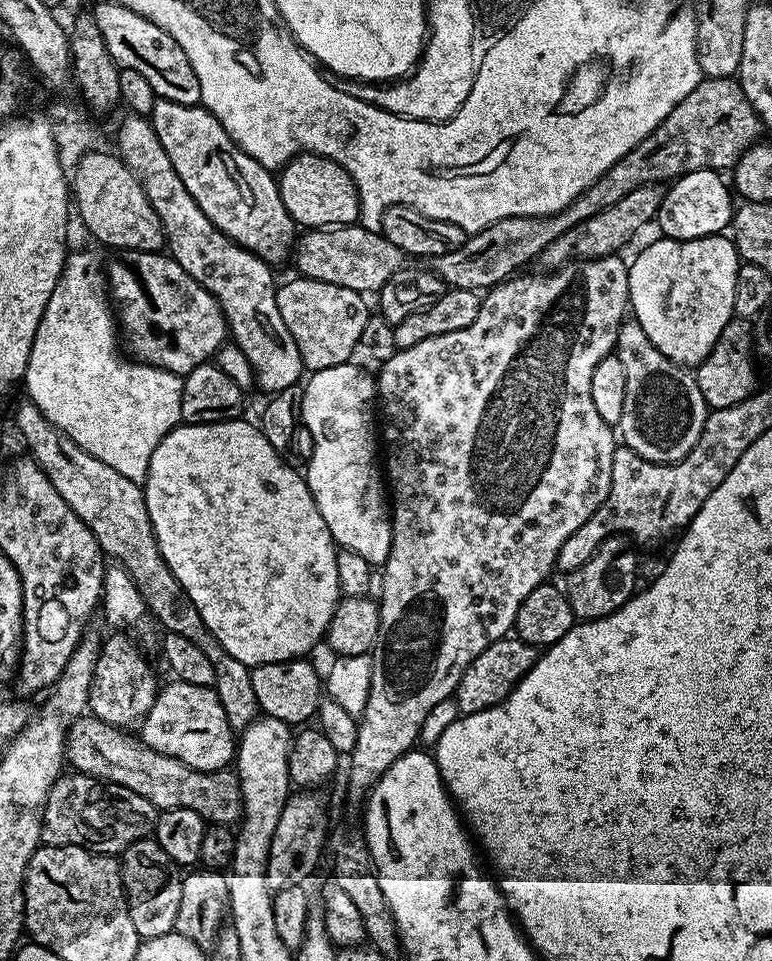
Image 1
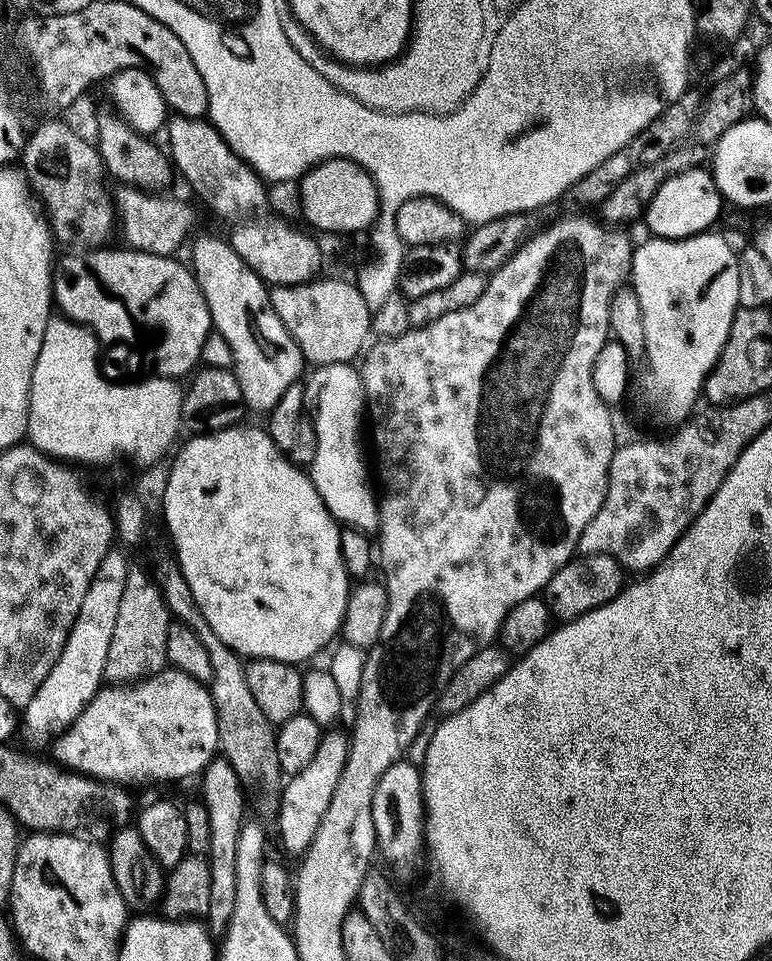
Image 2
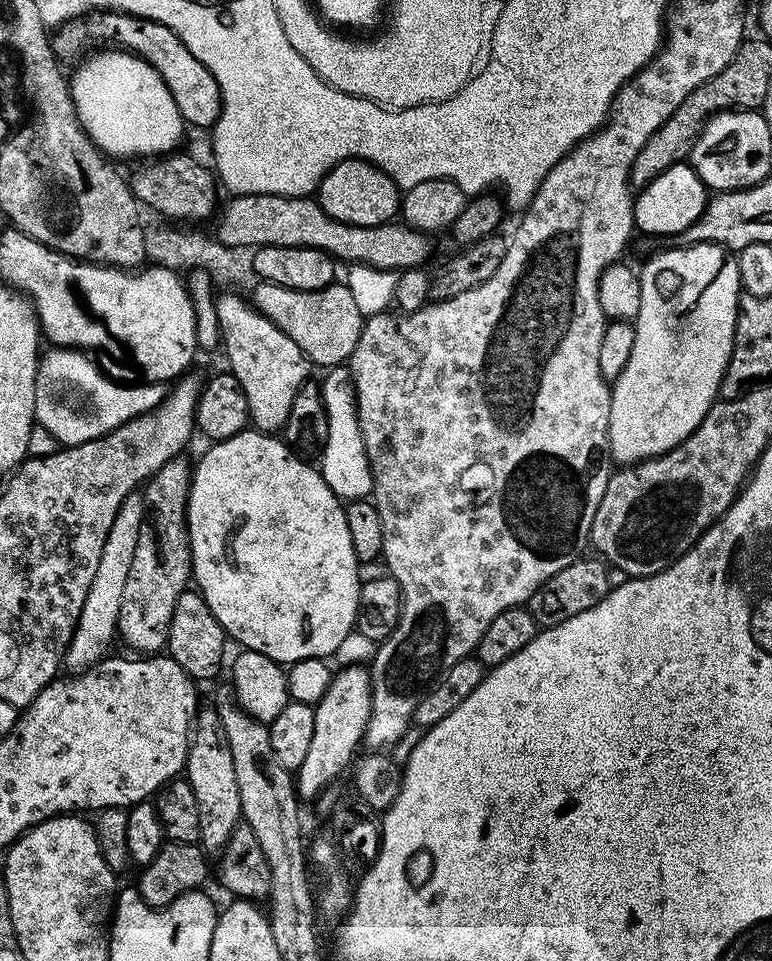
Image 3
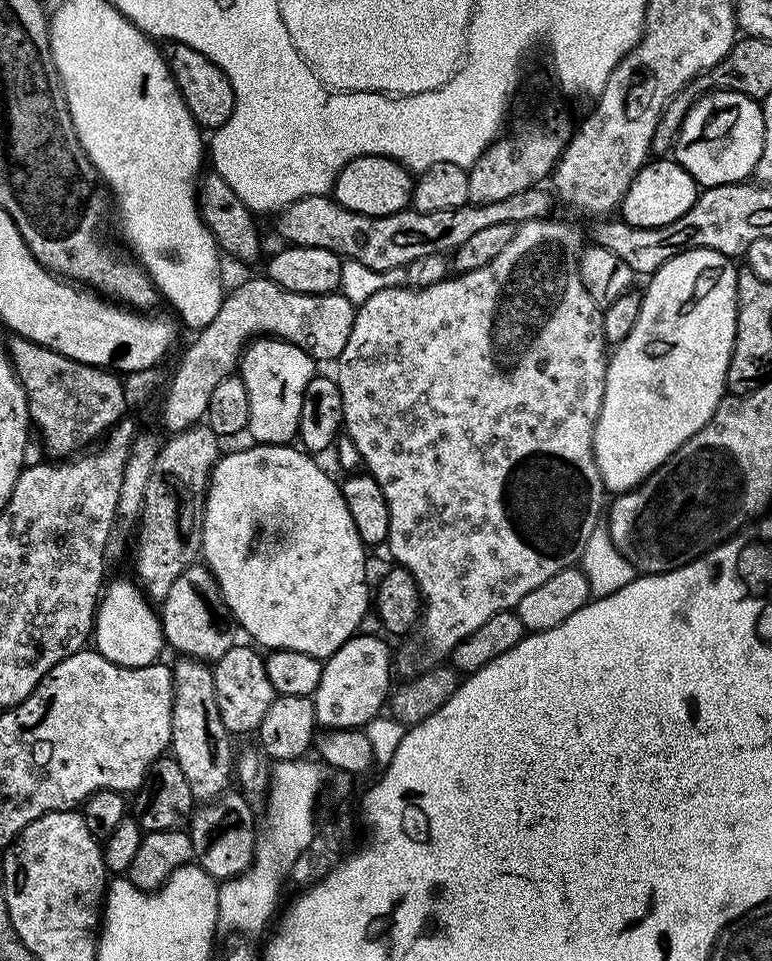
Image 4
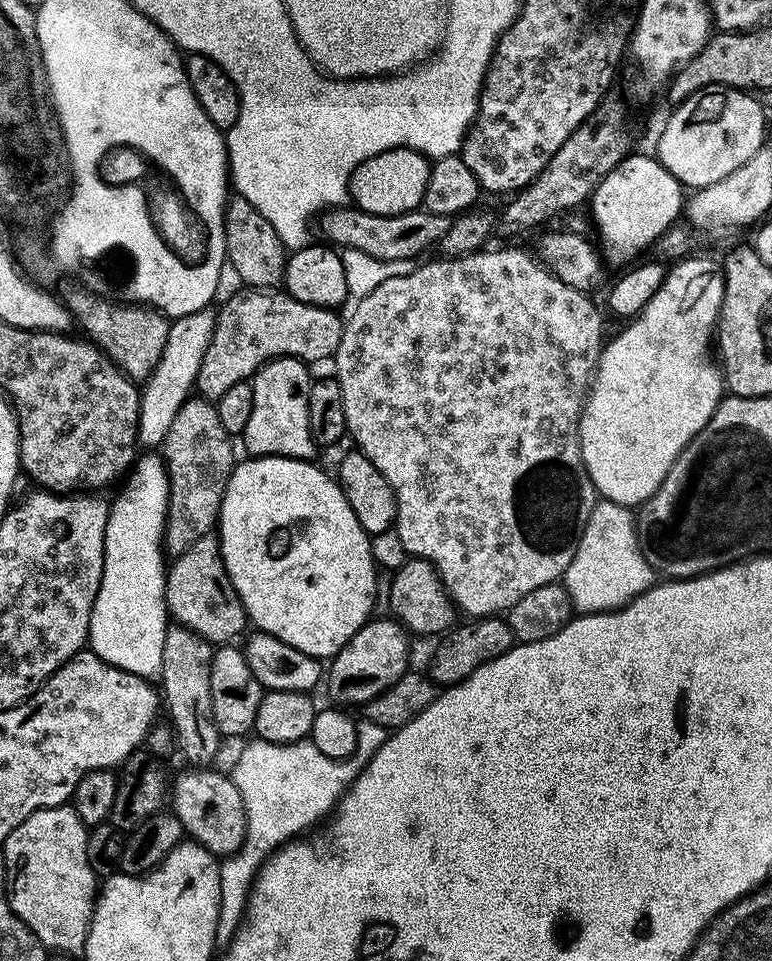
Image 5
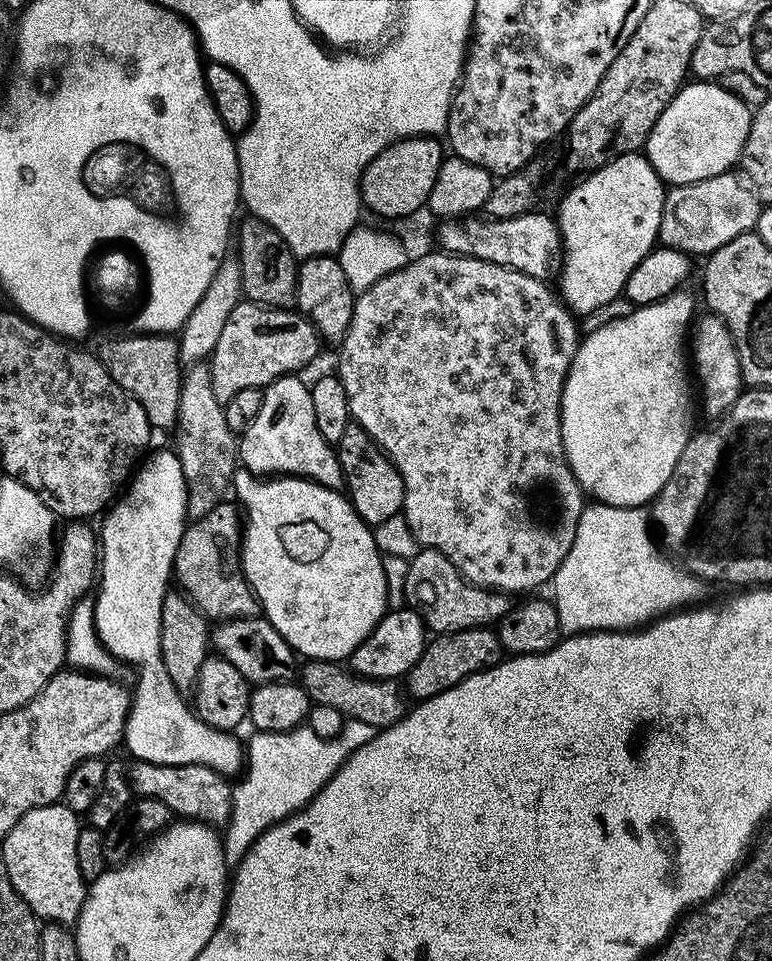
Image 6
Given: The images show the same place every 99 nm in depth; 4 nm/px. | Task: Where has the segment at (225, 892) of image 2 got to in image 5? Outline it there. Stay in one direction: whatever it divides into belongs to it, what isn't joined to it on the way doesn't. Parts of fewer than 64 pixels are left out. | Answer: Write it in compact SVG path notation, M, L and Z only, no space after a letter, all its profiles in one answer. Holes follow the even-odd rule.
M173 623L171 627L169 627L168 631L164 633L164 641L162 642L162 670L160 671L158 680L159 683L164 683L164 688L162 687L162 708L166 713L168 712L168 716L172 719L172 724L170 723L171 731L174 733L174 744L175 747L180 747L180 752L185 756L186 759L189 760L189 765L192 766L208 766L213 762L212 759L215 758L216 755L220 752L220 743L222 743L222 737L220 731L218 730L218 726L214 722L214 710L210 710L210 666L212 665L212 654L214 651L214 646L209 640L202 639L198 634L194 634L194 630L190 630L189 628L183 628L182 625Z

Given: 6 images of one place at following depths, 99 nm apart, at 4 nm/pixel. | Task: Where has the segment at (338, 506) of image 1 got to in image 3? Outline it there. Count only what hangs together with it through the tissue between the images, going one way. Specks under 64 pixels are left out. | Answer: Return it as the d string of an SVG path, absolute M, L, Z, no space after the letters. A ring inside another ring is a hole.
M332 366L325 372L328 373L324 380L319 381L319 385L324 413L328 419L328 433L322 437L324 453L320 456L318 471L341 501L363 500L372 495L372 467L368 461L366 446L362 442L362 430L358 426L352 374L344 366Z

